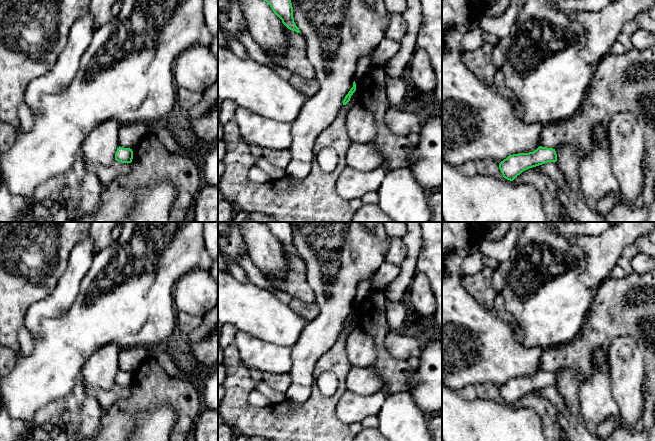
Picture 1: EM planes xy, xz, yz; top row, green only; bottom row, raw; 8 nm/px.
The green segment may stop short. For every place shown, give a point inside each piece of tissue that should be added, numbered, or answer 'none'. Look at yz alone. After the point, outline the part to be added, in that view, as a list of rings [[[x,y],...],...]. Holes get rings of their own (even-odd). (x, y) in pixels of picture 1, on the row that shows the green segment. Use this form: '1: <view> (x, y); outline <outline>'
none

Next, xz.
none

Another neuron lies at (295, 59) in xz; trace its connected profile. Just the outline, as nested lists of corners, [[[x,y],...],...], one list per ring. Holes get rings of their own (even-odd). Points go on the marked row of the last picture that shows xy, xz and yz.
[[[284,24],[283,27],[287,49],[280,55],[271,55],[265,52],[268,58],[275,64],[290,70],[293,74],[305,79],[315,79],[315,69],[308,60],[304,37],[300,33],[288,29]]]

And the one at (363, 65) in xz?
[[[371,53],[361,56],[356,65],[354,81],[357,84],[371,68]]]

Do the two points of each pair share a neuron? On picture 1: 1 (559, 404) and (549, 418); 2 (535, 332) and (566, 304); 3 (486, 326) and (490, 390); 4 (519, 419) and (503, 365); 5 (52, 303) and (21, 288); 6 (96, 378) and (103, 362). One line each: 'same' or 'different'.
1: different
2: same
3: different
4: different
5: different
6: same

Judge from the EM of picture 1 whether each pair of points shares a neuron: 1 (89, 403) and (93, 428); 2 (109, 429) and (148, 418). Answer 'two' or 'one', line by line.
1: one
2: two

